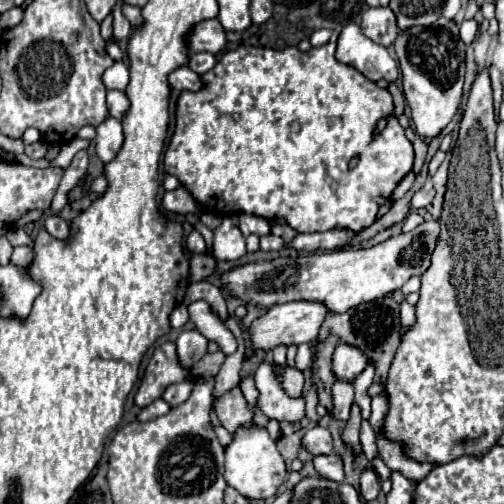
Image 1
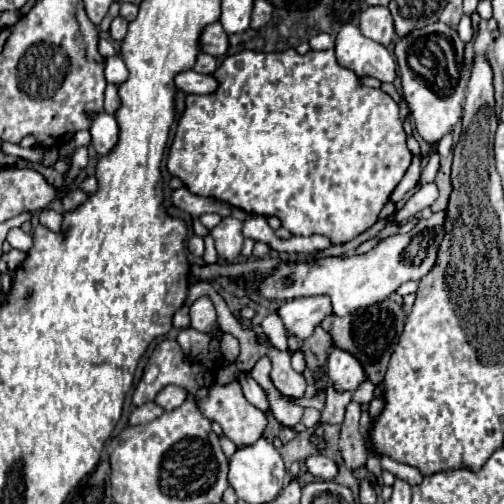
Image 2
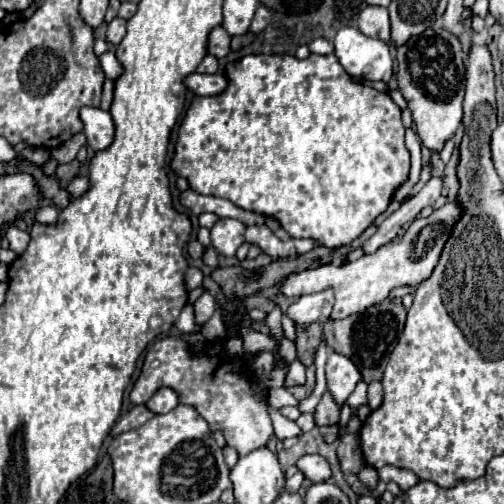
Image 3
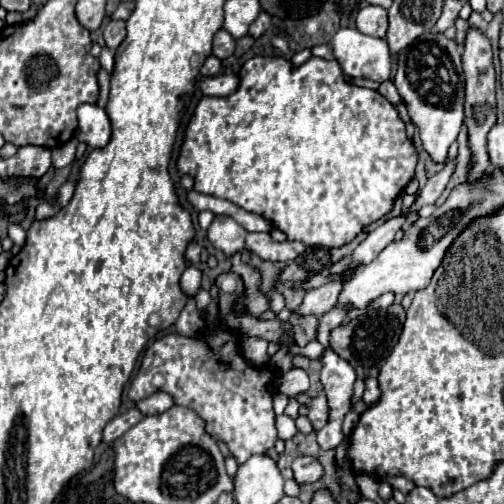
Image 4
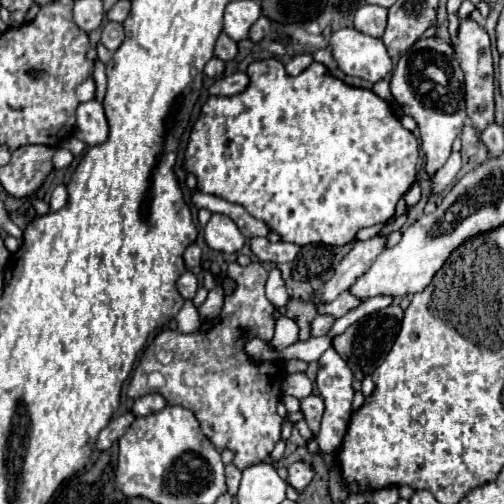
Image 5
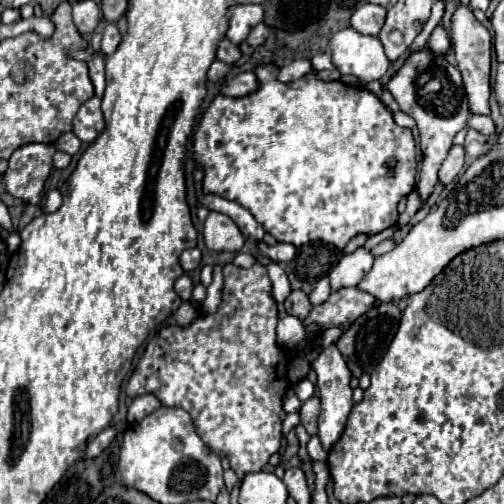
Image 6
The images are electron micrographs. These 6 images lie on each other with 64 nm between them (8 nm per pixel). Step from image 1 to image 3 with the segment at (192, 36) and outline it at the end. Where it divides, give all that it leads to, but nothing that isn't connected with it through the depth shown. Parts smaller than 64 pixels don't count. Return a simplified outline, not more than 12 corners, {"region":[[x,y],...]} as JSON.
{"region":[[222,26],[208,34],[208,54],[224,58],[230,34]]}

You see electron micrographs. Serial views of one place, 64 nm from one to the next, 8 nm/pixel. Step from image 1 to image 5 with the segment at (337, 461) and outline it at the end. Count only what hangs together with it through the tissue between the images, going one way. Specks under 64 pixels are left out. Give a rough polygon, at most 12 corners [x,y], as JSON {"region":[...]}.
{"region":[[308,462],[288,466],[288,484],[302,492],[314,478]]}

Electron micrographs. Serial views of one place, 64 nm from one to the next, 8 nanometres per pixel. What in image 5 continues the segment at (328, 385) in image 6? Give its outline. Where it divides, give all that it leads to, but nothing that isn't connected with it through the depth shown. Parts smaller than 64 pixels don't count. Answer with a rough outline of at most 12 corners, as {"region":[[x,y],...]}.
{"region":[[328,348],[316,385],[326,412],[316,436],[334,454],[352,414],[348,364]]}

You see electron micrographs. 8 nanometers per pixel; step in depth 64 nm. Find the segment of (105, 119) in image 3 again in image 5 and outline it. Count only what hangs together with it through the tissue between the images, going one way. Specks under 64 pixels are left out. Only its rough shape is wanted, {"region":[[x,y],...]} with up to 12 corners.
{"region":[[98,100],[76,110],[76,138],[88,146],[108,140],[108,122]]}

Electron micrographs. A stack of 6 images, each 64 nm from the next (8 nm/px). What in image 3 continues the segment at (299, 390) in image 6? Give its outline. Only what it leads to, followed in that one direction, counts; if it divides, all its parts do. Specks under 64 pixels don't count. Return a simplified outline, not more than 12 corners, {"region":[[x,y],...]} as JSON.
{"region":[[300,360],[290,364],[286,378],[288,386],[304,384],[304,364]]}

